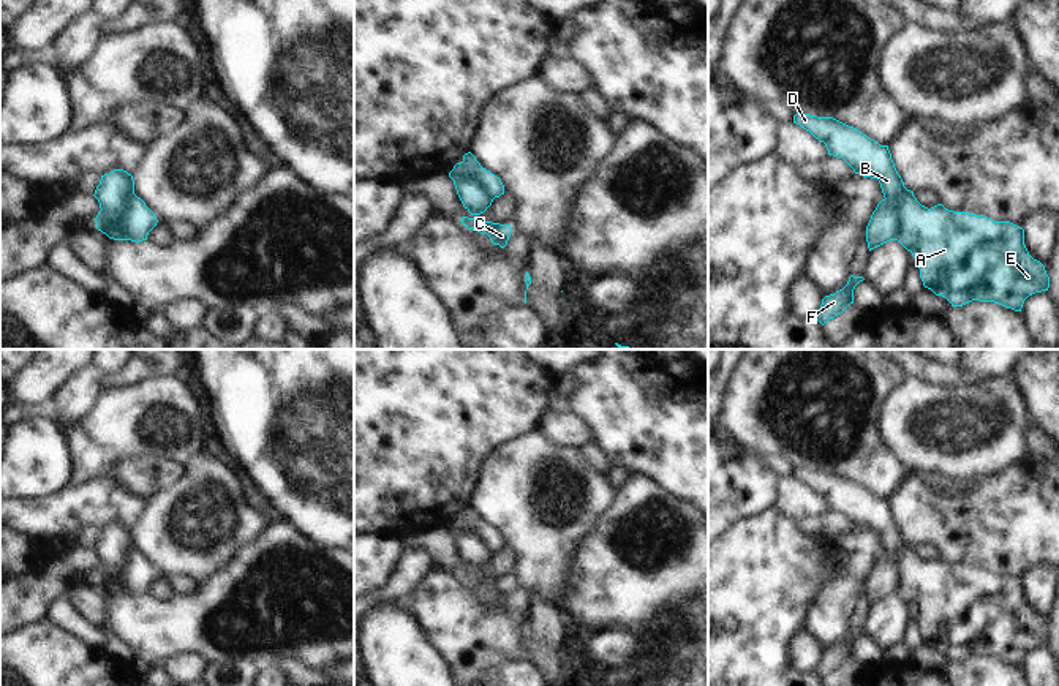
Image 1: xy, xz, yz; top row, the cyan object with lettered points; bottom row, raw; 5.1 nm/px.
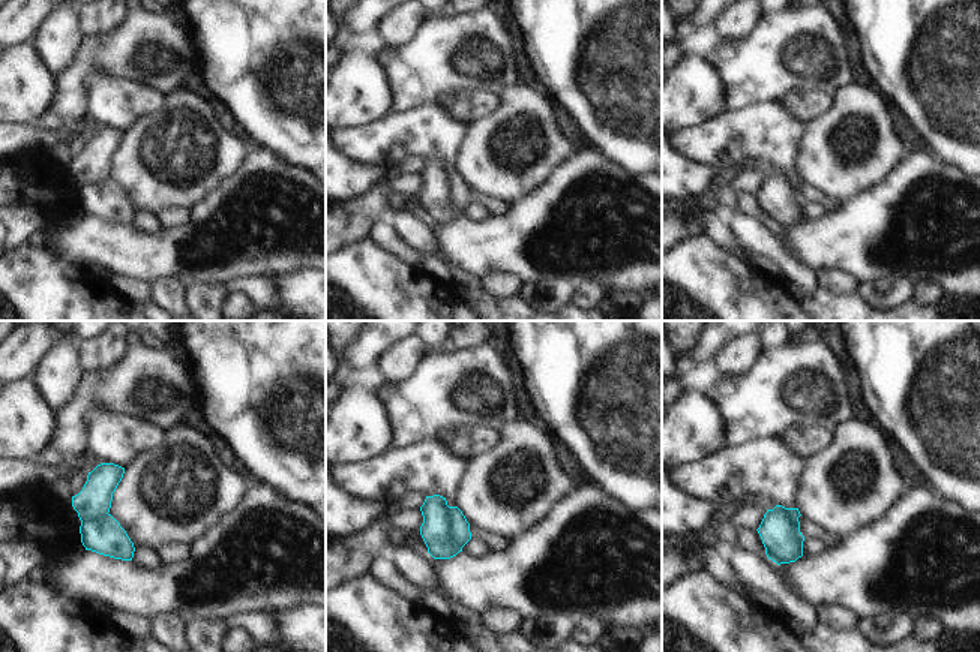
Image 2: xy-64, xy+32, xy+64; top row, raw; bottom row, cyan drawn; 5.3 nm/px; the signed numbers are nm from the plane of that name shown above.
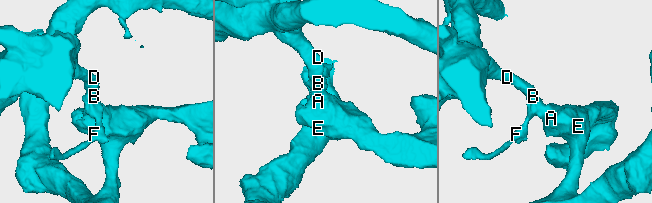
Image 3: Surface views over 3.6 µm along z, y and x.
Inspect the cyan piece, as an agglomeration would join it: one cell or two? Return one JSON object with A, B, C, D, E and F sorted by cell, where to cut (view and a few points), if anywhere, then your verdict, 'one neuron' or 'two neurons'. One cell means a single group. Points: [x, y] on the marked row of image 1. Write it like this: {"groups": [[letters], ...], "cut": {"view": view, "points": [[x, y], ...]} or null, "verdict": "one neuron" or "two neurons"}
{"groups": [["A", "B", "C", "D", "E"], ["F"]], "cut": {"view": "xz", "points": [[449, 173], [471, 176], [493, 198]]}, "verdict": "two neurons"}

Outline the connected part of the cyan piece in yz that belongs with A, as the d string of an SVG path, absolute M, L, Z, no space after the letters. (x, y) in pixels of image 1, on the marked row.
M797 112L793 123L823 142L828 155L842 158L855 174L879 180L884 198L898 209L899 232L896 240L917 259L923 286L936 296L945 297L952 307L980 300L1021 311L1029 296L1048 291L1050 277L1045 266L1029 254L1023 228L1010 221L994 221L985 215L953 212L942 204L931 209L921 205L914 193L906 190L888 145L880 145L833 117Z

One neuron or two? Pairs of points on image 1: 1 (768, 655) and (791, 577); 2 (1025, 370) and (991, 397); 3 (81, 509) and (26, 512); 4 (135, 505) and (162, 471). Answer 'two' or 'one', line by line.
1: one
2: two
3: one
4: two

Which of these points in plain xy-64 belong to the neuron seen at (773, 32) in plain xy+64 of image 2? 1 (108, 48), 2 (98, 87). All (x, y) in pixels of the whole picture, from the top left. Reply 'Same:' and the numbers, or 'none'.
Same: 1

